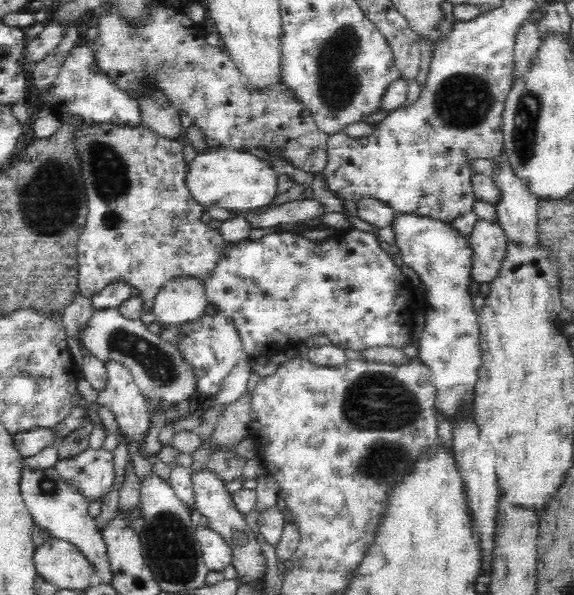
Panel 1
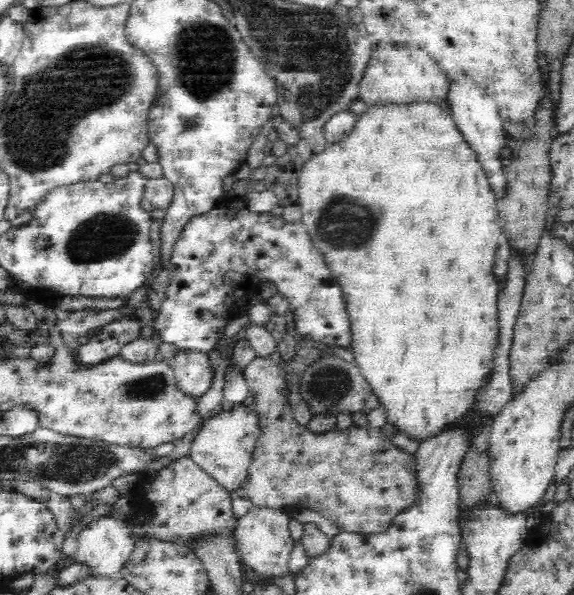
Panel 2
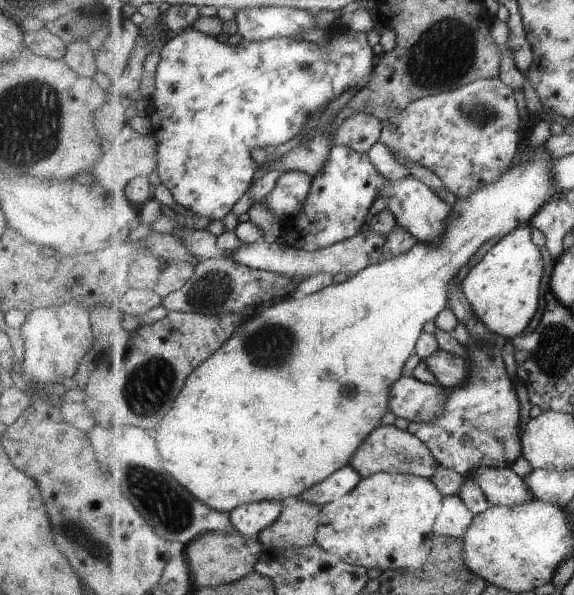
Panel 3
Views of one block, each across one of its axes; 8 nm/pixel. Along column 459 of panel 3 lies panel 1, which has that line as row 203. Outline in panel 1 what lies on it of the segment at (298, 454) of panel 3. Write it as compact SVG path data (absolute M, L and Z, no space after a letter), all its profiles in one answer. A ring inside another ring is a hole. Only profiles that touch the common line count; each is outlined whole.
M210 144L187 166L186 184L194 200L204 208L218 206L243 212L268 206L278 196L278 177L273 167L256 155Z

